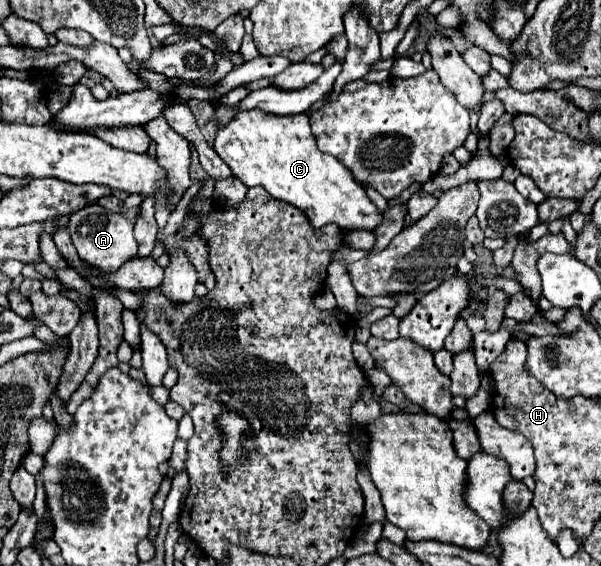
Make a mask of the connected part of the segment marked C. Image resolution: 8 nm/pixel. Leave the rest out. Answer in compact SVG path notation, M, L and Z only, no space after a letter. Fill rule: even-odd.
M247 109L239 111L217 131L213 149L247 187L261 185L273 199L295 205L309 217L313 227L337 223L349 229L375 229L383 215L377 213L365 189L353 183L349 171L345 171L337 159L317 151L311 135L305 113L281 117L261 109Z

